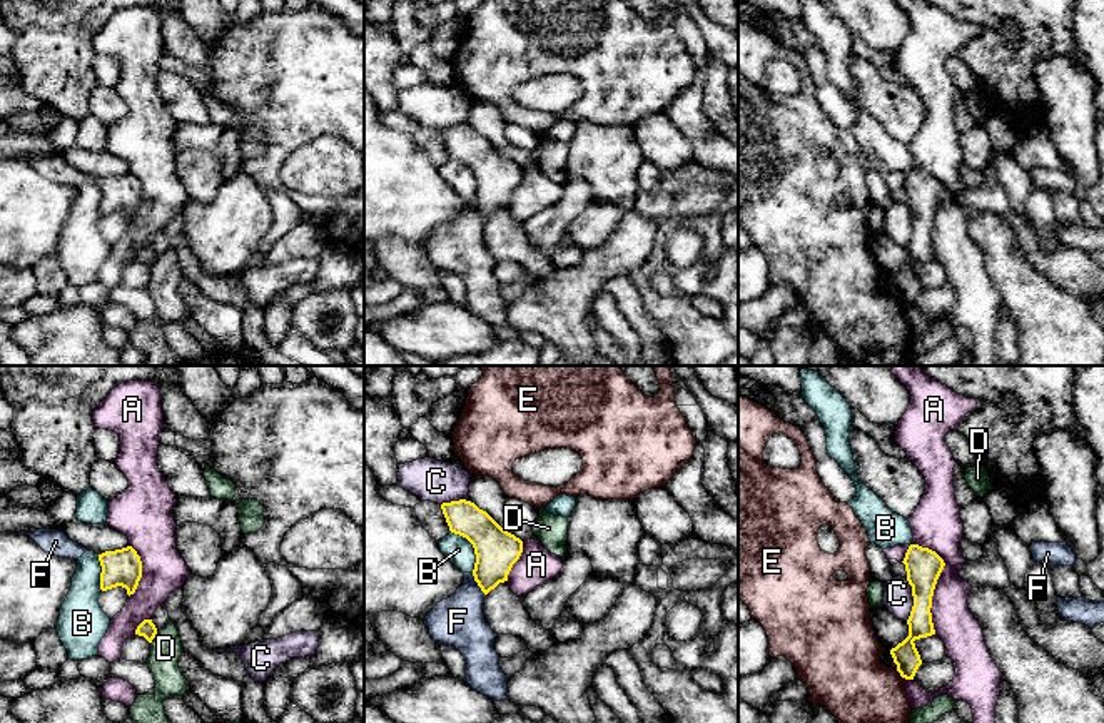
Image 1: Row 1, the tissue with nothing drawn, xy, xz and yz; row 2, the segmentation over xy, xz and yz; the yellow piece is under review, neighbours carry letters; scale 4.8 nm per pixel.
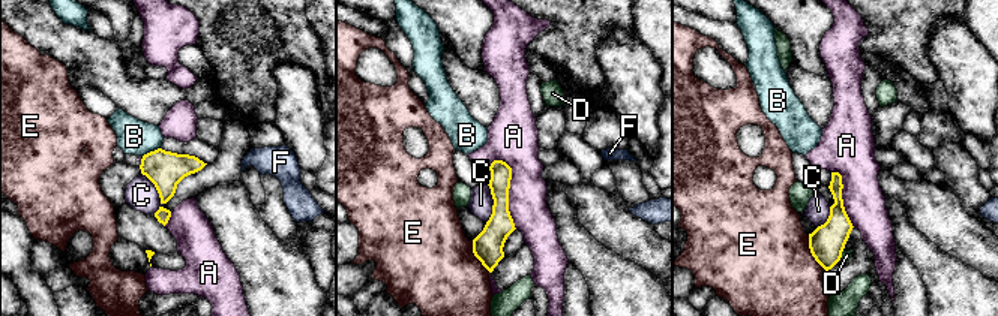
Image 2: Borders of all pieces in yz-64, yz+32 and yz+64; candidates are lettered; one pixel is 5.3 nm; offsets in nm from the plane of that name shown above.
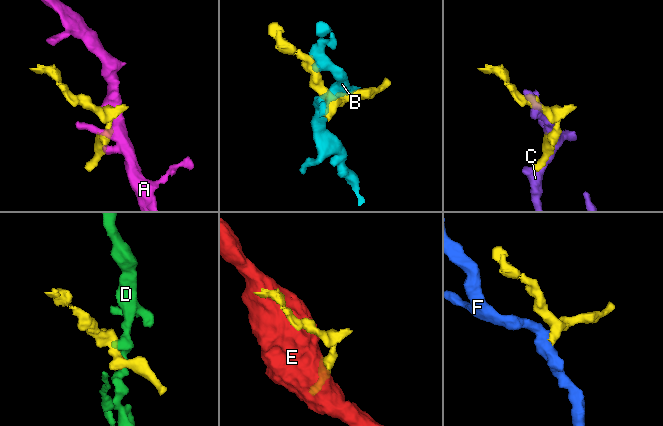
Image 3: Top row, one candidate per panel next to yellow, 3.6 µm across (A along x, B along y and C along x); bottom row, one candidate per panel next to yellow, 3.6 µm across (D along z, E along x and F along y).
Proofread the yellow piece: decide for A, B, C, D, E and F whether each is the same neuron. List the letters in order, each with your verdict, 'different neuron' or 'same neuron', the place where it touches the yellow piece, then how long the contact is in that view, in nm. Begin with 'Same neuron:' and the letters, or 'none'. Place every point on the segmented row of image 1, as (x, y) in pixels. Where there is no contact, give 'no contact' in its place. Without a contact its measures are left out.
Same neuron: none
A: different neuron | yz (936, 581) | 460 nm
B: different neuron | xz (473, 546) | 220 nm
C: different neuron | yz (914, 600) | 200 nm
D: different neuron | xy (154, 637) | 70 nm
E: different neuron | yz (901, 675) | 70 nm
F: different neuron | xz (476, 581) | 120 nm

